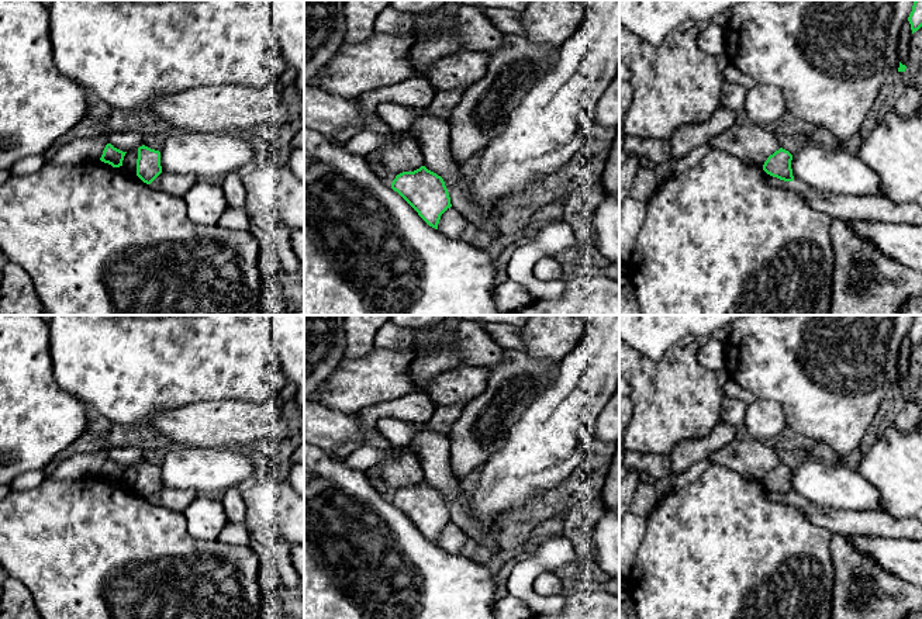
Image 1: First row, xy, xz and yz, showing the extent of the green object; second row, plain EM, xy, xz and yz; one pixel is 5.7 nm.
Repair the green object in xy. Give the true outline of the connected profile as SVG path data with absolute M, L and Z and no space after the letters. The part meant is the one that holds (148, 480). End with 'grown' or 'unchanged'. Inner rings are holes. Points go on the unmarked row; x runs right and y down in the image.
M145 460L138 463L137 491L151 499L162 488L160 467Z; unchanged

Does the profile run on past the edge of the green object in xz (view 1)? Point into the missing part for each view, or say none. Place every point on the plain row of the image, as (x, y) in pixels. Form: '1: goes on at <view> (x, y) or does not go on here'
1: does not go on here

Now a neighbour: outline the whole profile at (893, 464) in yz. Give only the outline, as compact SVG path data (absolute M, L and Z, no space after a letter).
M892 423L863 454L857 471L878 490L887 515L916 516L922 509L922 428L901 430Z

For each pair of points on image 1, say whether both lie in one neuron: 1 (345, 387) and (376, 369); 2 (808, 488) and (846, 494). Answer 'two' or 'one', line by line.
1: one
2: one

